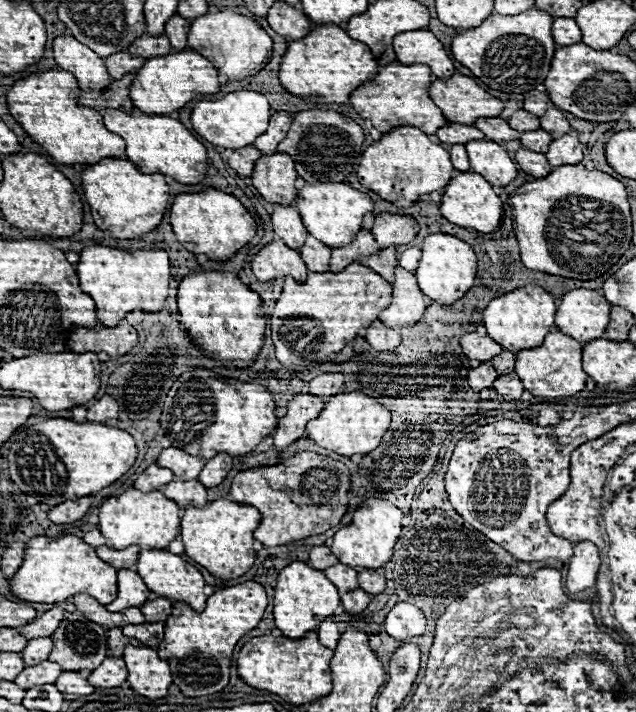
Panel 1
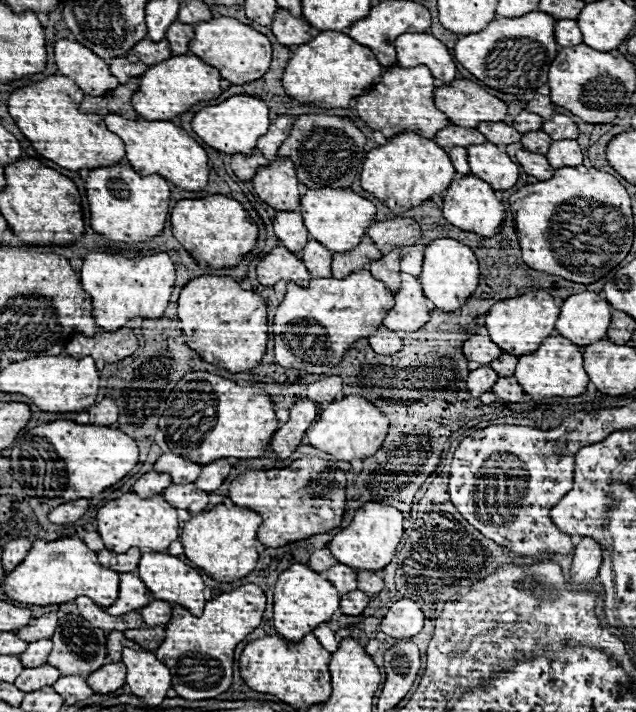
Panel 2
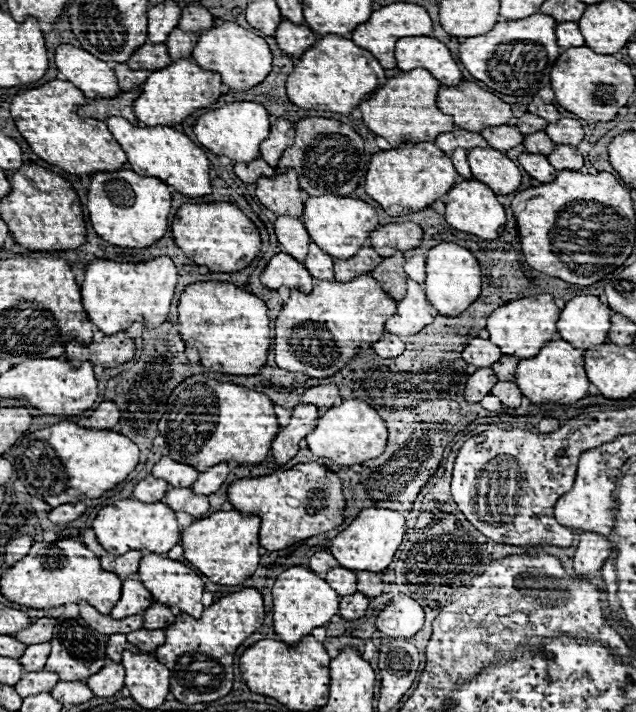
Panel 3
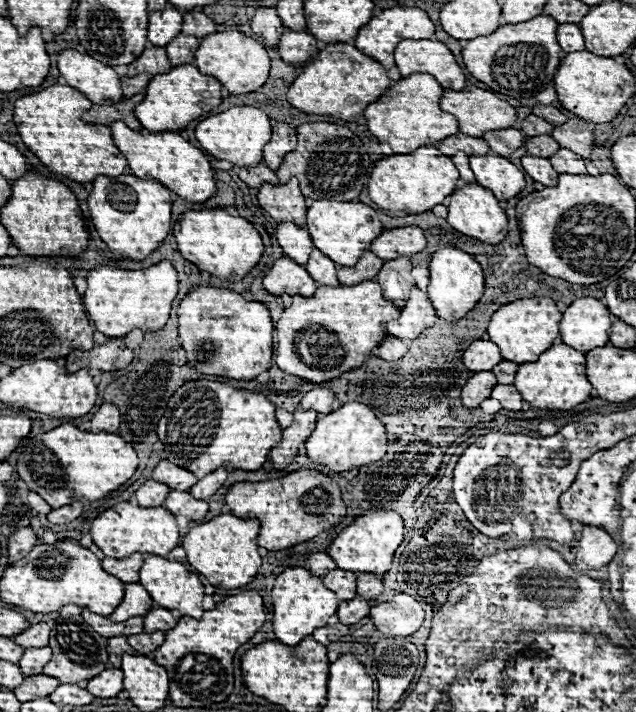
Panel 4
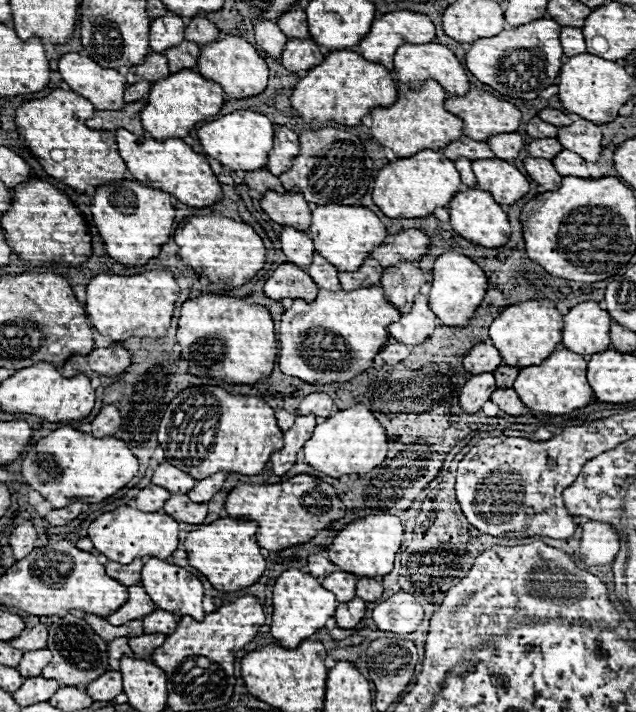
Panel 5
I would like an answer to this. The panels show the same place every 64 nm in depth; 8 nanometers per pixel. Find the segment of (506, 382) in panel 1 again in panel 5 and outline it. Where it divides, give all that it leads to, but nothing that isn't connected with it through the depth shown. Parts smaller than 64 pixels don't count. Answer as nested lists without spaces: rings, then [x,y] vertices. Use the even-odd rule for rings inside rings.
[[[496,388],[492,400],[500,406],[502,412],[506,412],[510,416],[522,416],[522,414],[528,412],[528,408],[520,402],[514,388]]]

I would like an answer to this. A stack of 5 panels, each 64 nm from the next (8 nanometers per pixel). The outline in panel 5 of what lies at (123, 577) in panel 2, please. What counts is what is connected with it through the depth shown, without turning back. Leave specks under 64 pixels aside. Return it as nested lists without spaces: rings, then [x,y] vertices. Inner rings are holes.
[[[130,586],[128,588],[128,600],[126,604],[122,604],[114,614],[110,614],[106,620],[112,626],[122,626],[130,620],[142,620],[144,616],[148,616],[150,612],[154,612],[156,606],[150,600],[150,596],[146,596],[146,592],[142,592],[142,586]]]

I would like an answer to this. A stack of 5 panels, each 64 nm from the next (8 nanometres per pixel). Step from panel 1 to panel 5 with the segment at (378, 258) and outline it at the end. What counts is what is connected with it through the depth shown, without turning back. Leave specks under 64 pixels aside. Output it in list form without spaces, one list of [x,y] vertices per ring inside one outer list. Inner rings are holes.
[[[400,262],[396,266],[388,266],[384,268],[382,278],[380,278],[384,296],[402,312],[410,310],[422,282],[424,282],[422,270],[416,268],[412,262]]]

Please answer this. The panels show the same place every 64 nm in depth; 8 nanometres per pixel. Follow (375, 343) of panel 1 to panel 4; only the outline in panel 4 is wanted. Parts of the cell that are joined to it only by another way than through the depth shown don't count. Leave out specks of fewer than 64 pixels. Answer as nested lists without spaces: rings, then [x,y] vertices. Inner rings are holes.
[[[386,336],[386,340],[376,348],[376,356],[380,356],[380,358],[384,358],[384,360],[398,360],[398,358],[402,358],[404,354],[408,352],[408,348],[406,348],[406,344],[400,340],[400,338],[396,338],[396,336]]]

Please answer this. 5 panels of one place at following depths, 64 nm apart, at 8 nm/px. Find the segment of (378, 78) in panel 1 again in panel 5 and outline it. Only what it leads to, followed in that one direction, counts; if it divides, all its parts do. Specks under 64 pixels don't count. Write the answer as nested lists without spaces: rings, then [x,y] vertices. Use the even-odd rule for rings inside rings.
[[[426,80],[422,86],[416,88],[398,88],[398,100],[392,106],[378,106],[372,108],[372,136],[386,148],[390,148],[398,158],[414,156],[420,150],[442,150],[442,146],[450,144],[452,140],[458,140],[462,136],[462,120],[450,112],[444,110],[446,92],[444,88],[434,82]]]

